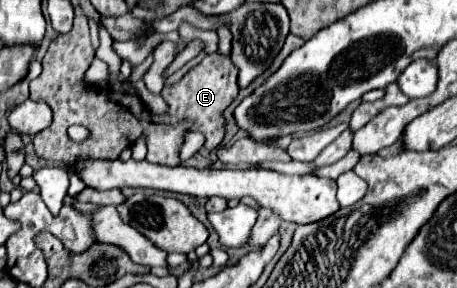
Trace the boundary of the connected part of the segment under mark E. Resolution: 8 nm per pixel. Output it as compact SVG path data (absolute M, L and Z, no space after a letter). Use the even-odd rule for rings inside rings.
M76 17L74 25L68 33L58 35L44 59L42 73L30 81L30 99L44 101L54 111L54 121L50 127L42 129L34 135L34 149L42 159L74 165L78 161L88 159L116 159L122 149L130 147L140 135L148 137L148 155L150 163L162 165L180 165L180 147L184 143L186 131L200 131L206 137L204 147L214 149L220 145L224 137L224 119L222 111L234 101L238 95L238 67L220 53L210 53L204 57L200 65L190 69L180 81L172 86L165 86L162 97L168 101L168 115L152 115L144 109L138 97L124 93L104 93L94 87L84 85L84 73L94 59L94 47L88 35L86 17ZM70 125L84 125L90 129L90 139L84 143L70 141L66 129Z

